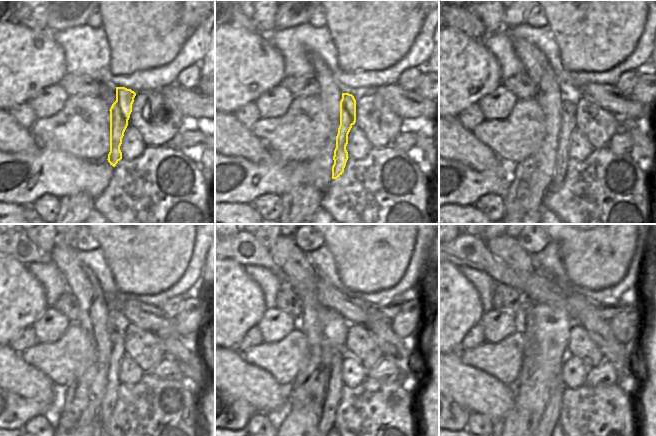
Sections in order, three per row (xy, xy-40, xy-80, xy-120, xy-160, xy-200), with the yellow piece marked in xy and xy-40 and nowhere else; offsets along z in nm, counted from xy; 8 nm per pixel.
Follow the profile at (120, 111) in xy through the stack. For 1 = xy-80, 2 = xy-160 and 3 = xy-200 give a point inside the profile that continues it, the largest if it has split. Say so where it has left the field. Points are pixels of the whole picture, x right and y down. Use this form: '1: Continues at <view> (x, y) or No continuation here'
1: Continues at xy-80 (568, 125)
2: Continues at xy-160 (334, 391)
3: Continues at xy-200 (551, 415).

